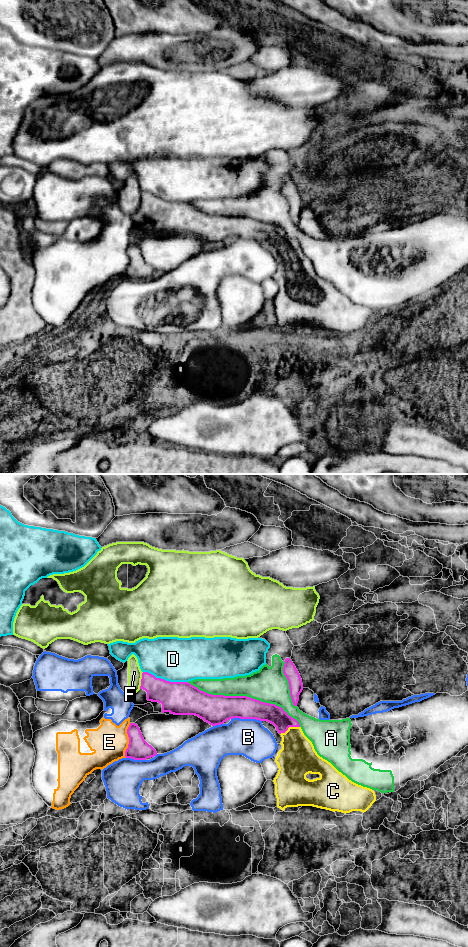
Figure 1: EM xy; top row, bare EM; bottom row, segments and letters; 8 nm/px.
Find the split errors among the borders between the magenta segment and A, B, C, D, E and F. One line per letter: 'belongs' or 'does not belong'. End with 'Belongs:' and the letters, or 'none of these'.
A: does not belong
B: does not belong
C: belongs
D: does not belong
E: does not belong
F: does not belong
Belongs: C

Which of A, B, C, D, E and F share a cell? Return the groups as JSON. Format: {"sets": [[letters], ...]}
{"sets": [["A"], ["B", "E"], ["C"], ["D"], ["F"]]}

